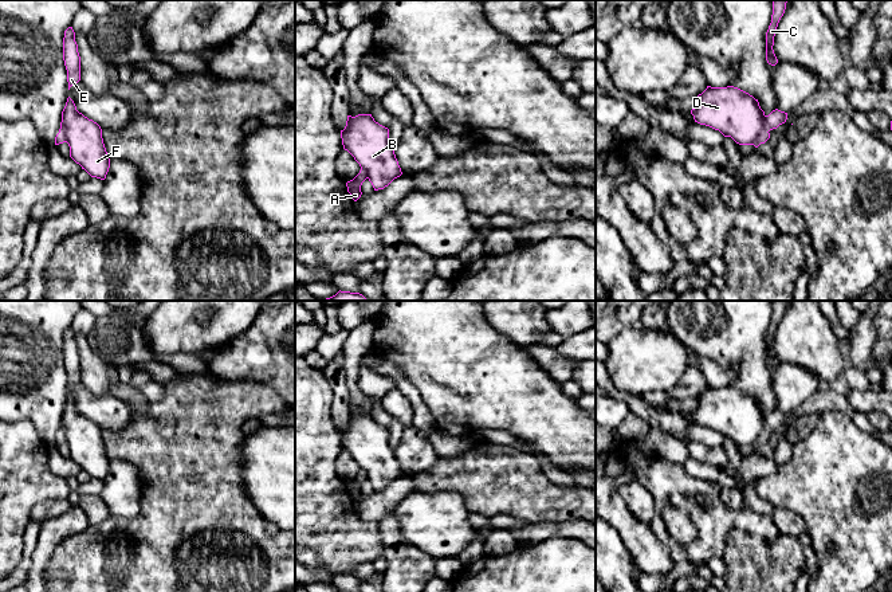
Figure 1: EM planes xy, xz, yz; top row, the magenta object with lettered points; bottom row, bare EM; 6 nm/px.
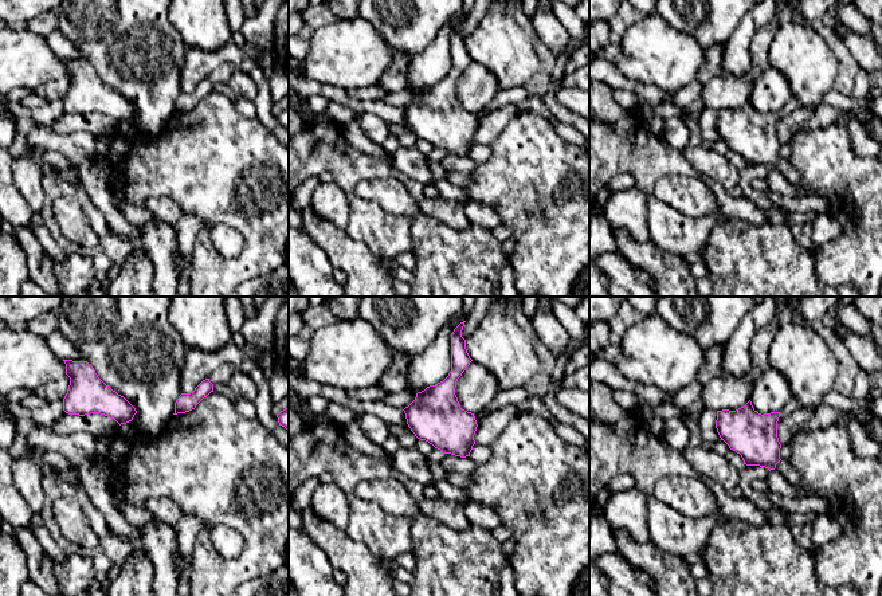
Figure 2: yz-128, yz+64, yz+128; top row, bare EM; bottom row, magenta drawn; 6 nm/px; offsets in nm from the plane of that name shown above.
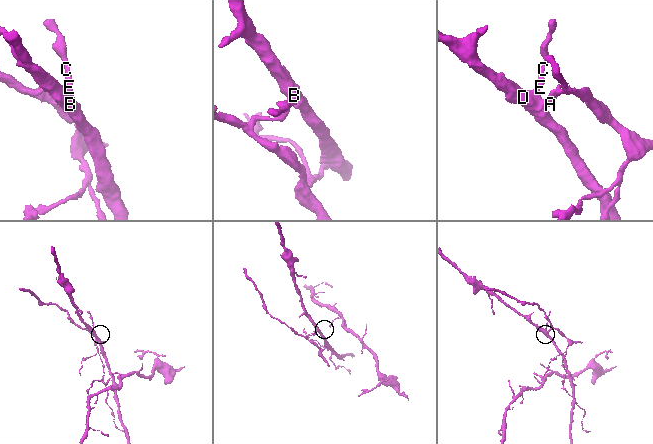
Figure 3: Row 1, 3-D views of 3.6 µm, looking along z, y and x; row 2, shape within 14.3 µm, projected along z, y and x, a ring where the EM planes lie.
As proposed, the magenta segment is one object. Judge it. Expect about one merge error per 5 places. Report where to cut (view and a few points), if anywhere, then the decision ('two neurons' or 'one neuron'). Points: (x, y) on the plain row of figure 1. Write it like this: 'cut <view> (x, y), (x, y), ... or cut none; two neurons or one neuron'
cut yz (766, 416), (766, 431), (753, 445); two neurons

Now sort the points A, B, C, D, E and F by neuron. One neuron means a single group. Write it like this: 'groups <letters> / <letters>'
groups A / B C D E F

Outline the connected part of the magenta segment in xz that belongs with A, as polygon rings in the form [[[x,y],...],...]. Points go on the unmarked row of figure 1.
[[[361,470],[359,474],[353,481],[346,483],[347,493],[350,494],[354,502],[357,502],[361,498],[361,486],[366,479],[366,474]]]

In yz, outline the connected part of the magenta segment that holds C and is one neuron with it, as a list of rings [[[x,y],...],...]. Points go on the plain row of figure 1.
[[[771,301],[771,302],[773,302],[773,315],[771,324],[766,333],[766,361],[769,365],[775,366],[778,364],[778,360],[773,350],[774,337],[777,333],[778,324],[785,314],[787,301]]]

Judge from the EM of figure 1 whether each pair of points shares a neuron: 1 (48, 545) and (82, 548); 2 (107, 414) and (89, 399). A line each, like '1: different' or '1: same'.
1: different
2: same

